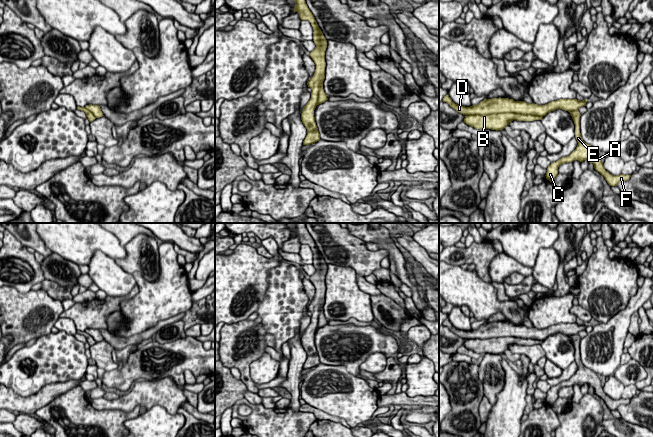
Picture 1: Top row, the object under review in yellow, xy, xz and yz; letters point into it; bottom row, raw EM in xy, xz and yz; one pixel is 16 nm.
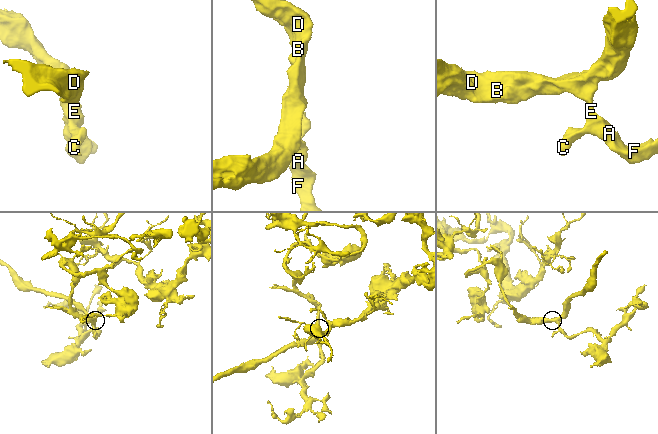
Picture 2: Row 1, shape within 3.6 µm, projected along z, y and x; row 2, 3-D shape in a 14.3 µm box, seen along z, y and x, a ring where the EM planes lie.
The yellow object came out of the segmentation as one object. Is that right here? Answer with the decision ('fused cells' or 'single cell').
single cell

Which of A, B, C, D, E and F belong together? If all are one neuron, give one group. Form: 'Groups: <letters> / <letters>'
Groups: A B C D E F

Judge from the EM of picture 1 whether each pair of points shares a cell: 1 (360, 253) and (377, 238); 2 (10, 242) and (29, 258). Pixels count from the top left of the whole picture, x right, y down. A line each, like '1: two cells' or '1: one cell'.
1: two cells
2: one cell

